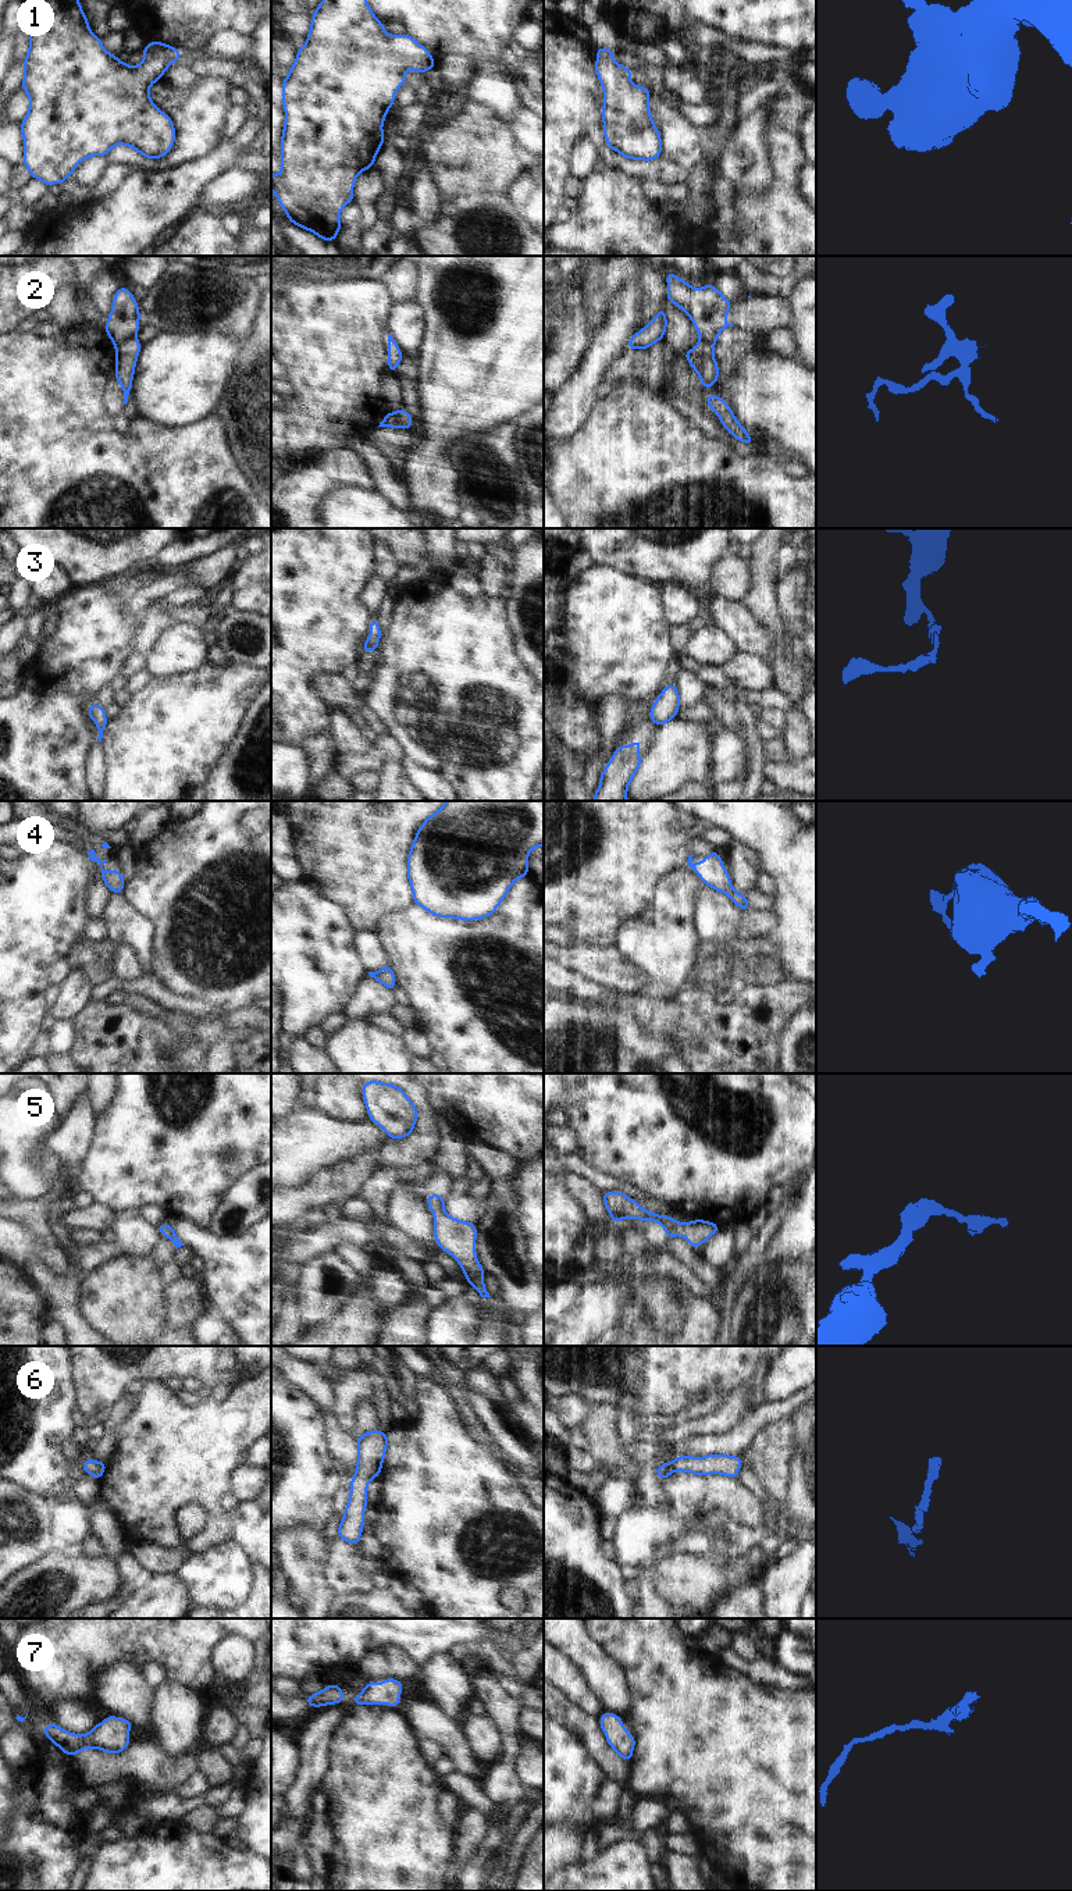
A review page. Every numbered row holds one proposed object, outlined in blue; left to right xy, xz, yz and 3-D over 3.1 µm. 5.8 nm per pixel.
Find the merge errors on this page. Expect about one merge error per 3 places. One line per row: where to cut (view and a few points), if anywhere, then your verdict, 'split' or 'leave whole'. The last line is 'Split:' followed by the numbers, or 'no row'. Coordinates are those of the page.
1: no cut; leave whole
2: cut in xy along (134, 337), (121, 341), (116, 346); split
3: no cut; leave whole
4: no cut; leave whole
5: no cut; leave whole
6: no cut; leave whole
7: no cut; leave whole
Split: 2

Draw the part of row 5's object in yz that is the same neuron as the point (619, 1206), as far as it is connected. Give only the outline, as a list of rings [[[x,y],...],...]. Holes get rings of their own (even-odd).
[[[603,1192],[603,1203],[615,1224],[619,1224],[622,1218],[659,1222],[667,1237],[684,1236],[692,1249],[702,1246],[719,1231],[716,1222],[694,1219],[685,1224],[677,1222],[672,1215],[649,1212],[622,1192]]]

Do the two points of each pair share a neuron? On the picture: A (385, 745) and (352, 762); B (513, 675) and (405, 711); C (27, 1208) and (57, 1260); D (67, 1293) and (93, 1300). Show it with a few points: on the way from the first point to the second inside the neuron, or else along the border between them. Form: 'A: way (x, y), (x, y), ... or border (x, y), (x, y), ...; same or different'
A: way (377, 754), (370, 761), (360, 762); same
B: way (487, 698), (478, 704), (447, 704), (431, 712); same
C: way (36, 1221), (43, 1234), (46, 1247); same
D: border (81, 1278), (82, 1311), (96, 1328); different

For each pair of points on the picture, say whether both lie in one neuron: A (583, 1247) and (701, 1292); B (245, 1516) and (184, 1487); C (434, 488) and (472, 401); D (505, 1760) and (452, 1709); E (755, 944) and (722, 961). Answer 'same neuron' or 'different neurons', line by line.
A: different neurons
B: different neurons
C: same neuron
D: different neurons
E: same neuron

